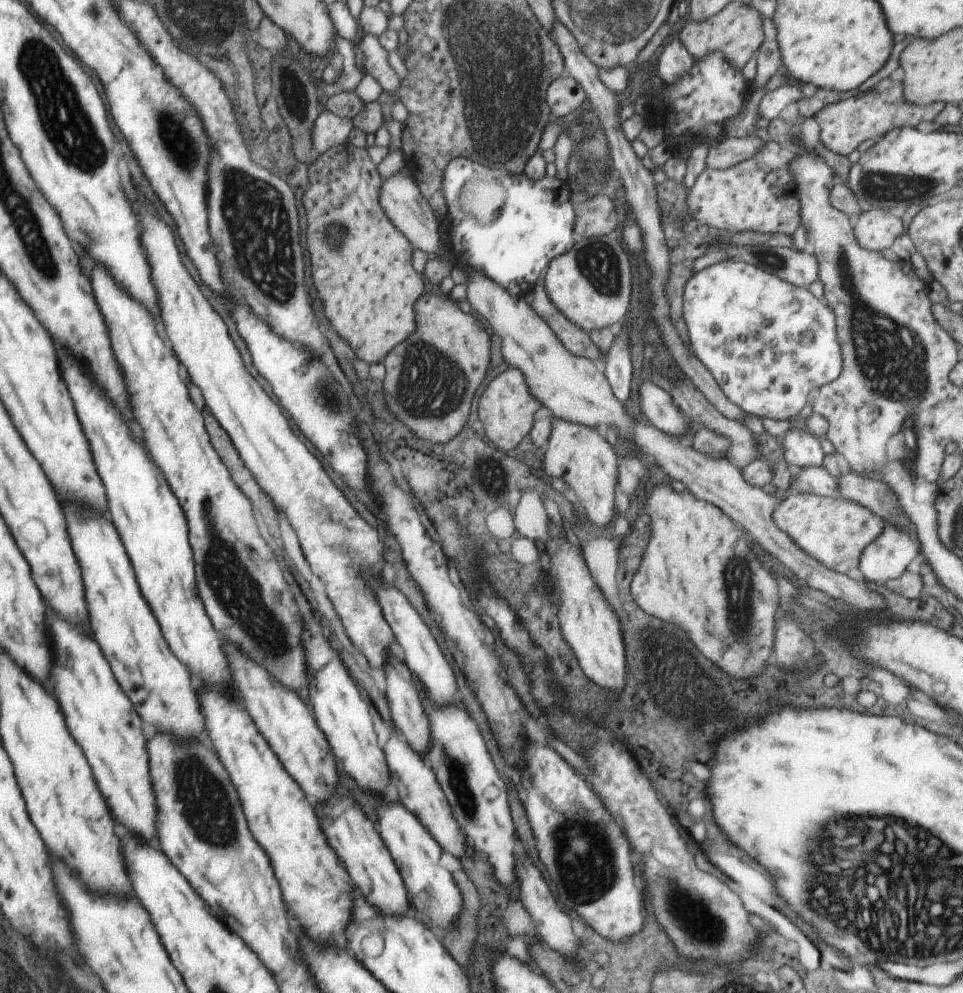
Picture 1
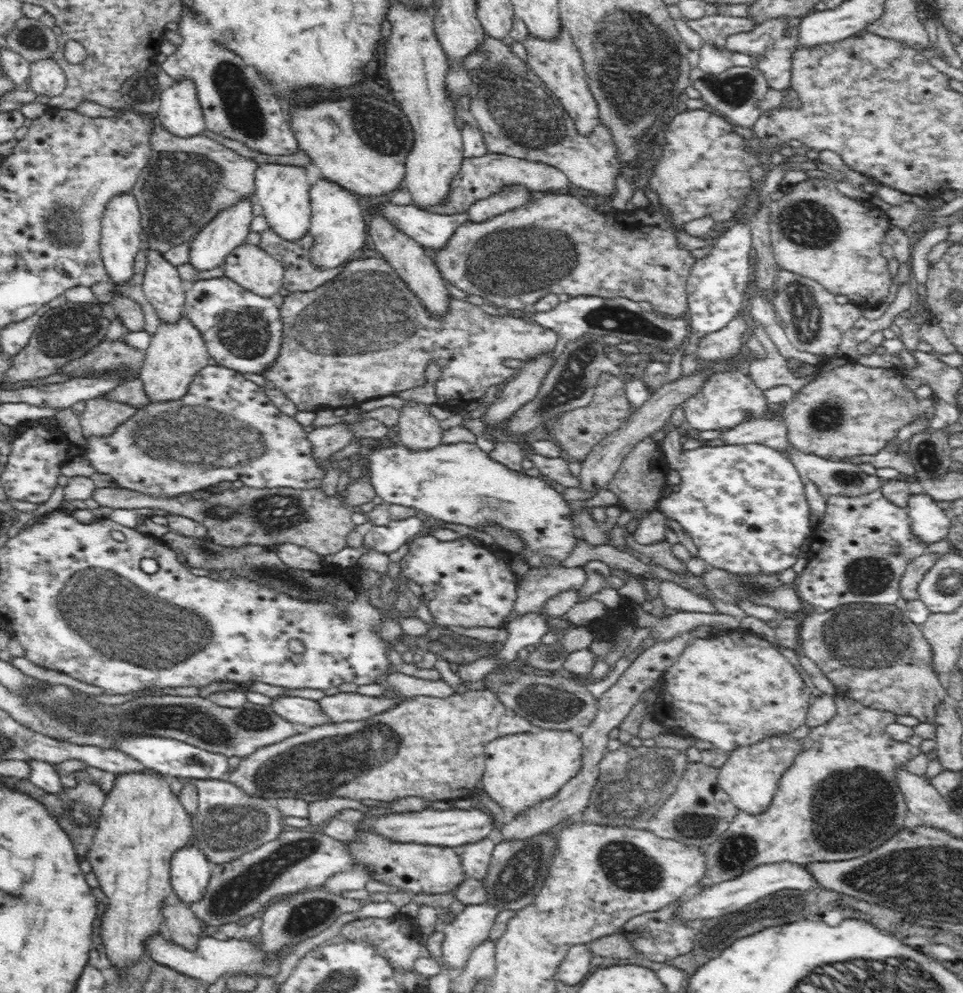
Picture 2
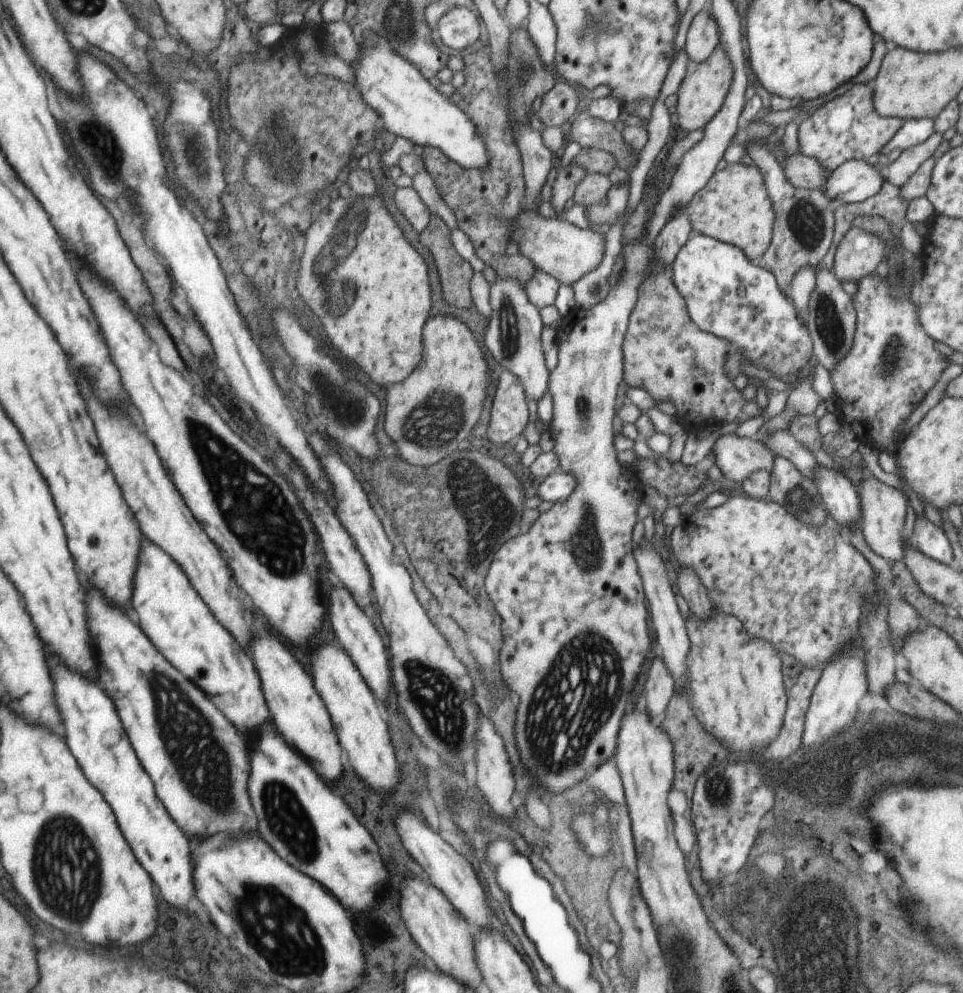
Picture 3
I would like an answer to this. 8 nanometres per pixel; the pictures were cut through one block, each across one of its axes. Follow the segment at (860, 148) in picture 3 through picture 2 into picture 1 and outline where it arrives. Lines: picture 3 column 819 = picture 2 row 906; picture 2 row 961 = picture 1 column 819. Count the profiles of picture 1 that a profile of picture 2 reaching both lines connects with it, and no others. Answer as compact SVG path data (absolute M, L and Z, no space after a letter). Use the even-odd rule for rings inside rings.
M888 78L882 79L870 90L856 97L825 106L815 114L813 120L816 126L820 126L819 139L826 148L846 156L856 150L864 140L870 138L877 140L895 129L902 129L902 126L917 128L920 122L934 120L945 106L944 102L934 102L928 106L910 104L906 102L903 82Z

